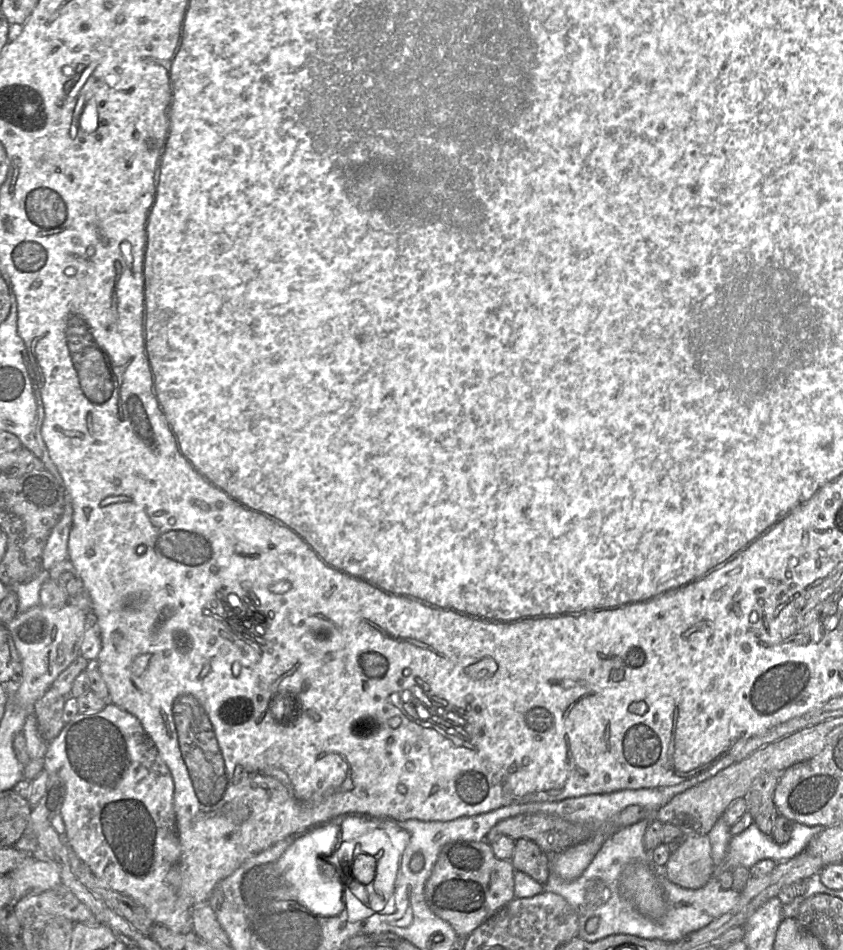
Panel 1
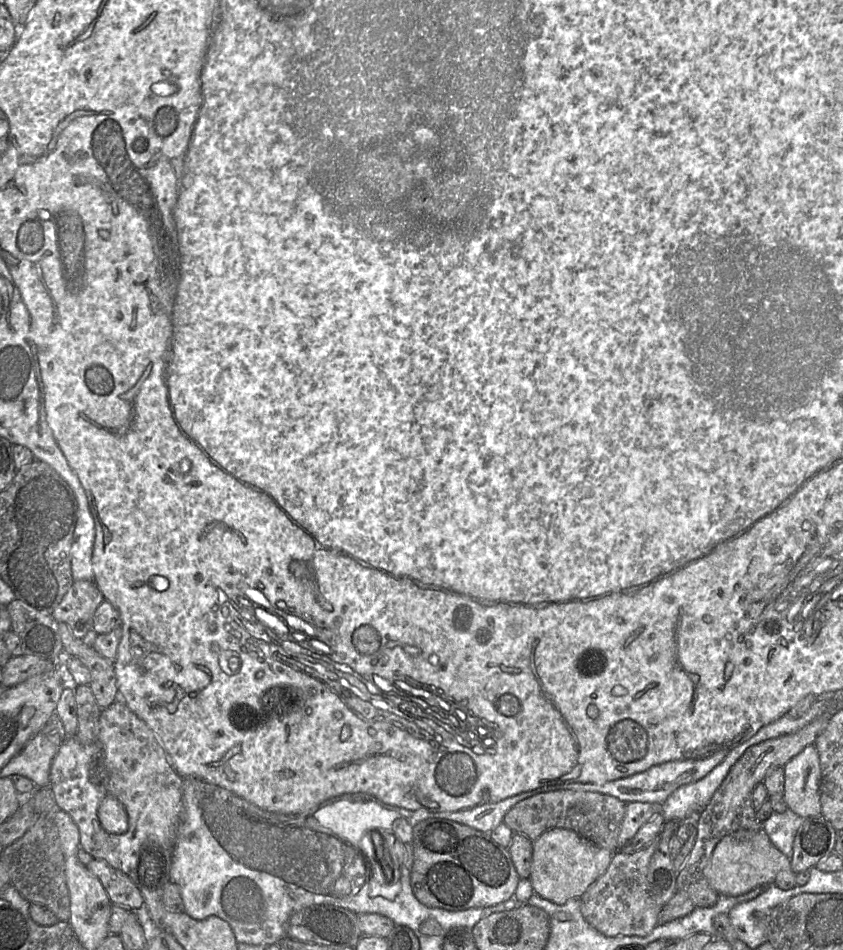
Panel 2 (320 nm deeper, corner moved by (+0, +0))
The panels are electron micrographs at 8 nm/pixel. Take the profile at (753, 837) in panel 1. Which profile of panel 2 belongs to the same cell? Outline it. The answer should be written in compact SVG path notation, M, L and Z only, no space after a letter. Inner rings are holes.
M788 808L783 813L772 811L770 817L762 822L762 829L770 842L791 859L794 837L803 819Z

